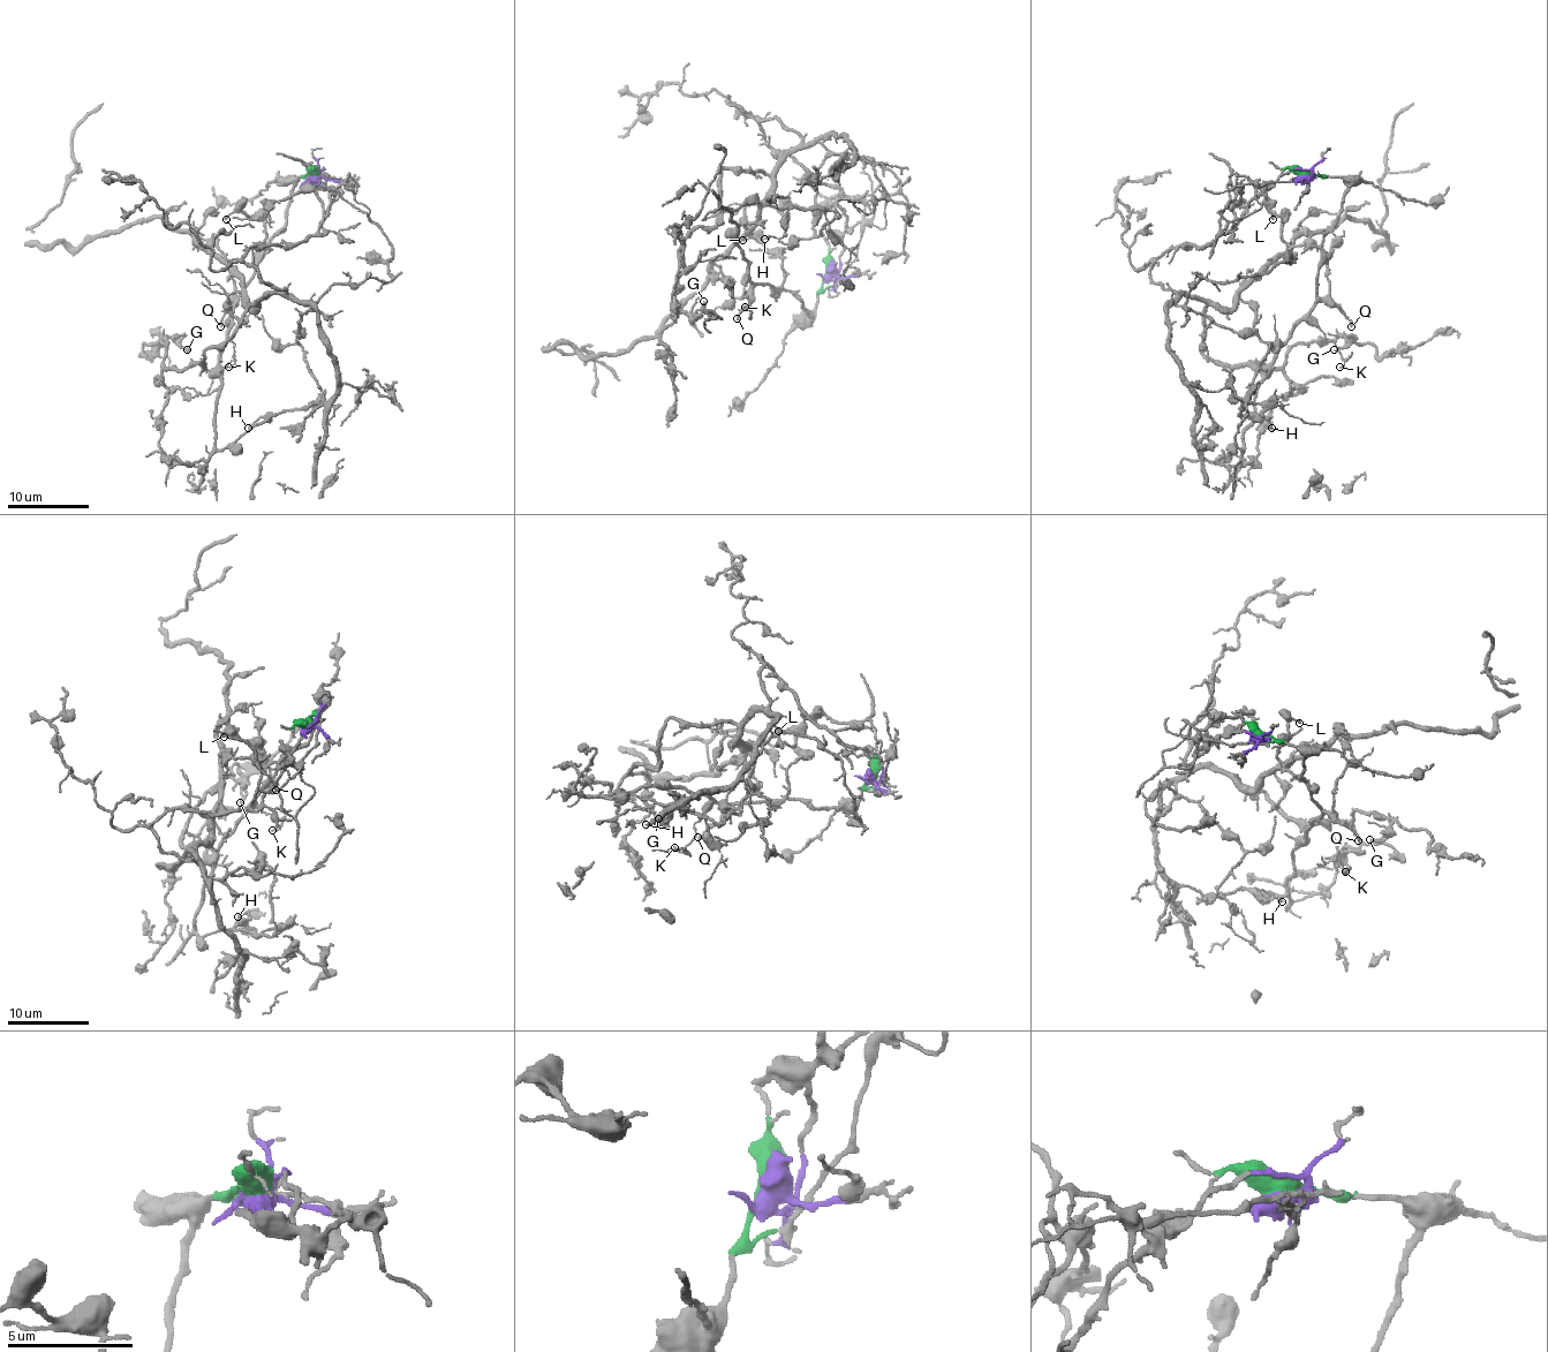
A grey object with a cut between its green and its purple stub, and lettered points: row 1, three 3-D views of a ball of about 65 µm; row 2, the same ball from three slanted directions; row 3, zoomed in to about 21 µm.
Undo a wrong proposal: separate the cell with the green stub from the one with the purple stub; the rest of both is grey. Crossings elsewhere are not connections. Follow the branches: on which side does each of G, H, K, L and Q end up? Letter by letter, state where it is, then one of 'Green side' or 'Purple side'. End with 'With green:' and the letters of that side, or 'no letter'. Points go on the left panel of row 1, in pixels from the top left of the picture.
G: Place: (187, 349). Purple side
H: Place: (248, 428). Green side
K: Place: (228, 367). Green side
L: Place: (226, 219). Green side
Q: Place: (220, 326). Green side
With green: H, K, L, Q

